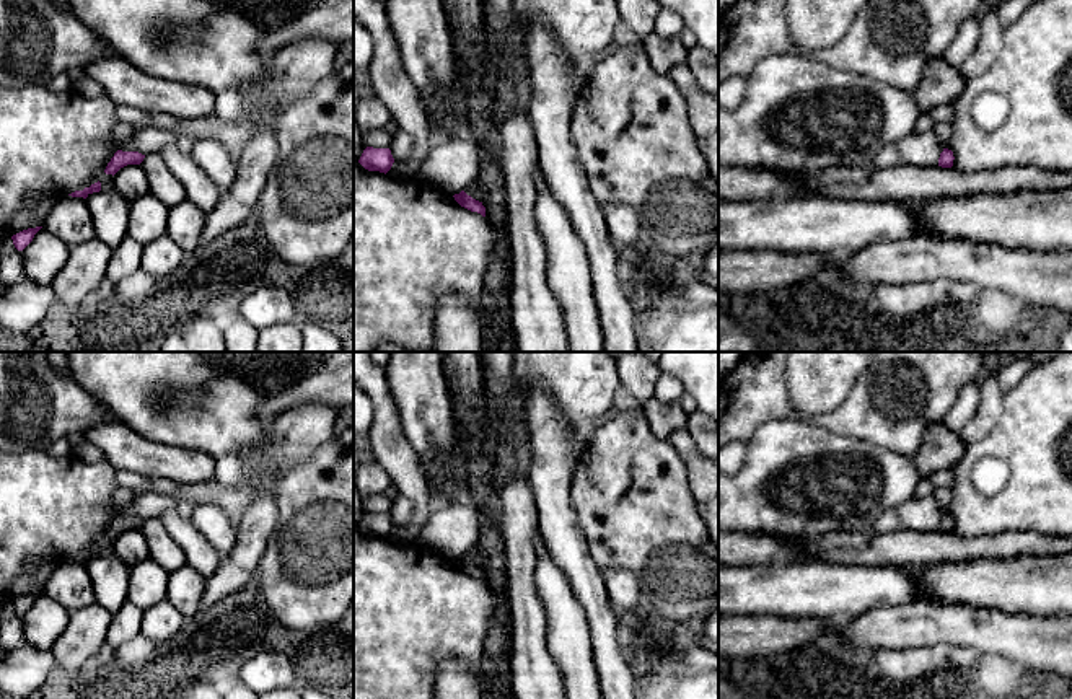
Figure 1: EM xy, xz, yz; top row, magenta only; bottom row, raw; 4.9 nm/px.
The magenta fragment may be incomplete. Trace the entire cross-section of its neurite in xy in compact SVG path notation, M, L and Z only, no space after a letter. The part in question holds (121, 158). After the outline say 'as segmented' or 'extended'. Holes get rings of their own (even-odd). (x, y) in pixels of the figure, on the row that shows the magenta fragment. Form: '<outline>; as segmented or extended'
M117 150L114 153L114 156L111 158L111 161L108 163L104 173L114 176L121 168L124 168L127 165L140 165L143 161L143 158L145 158L145 155L142 155L138 152Z; as segmented

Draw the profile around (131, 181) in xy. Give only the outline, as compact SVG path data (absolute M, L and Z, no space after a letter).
M127 165L112 176L112 187L132 202L148 192L148 179L140 165Z

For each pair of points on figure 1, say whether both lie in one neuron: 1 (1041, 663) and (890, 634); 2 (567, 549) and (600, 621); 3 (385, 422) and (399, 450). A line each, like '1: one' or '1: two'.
1: one
2: one
3: one

